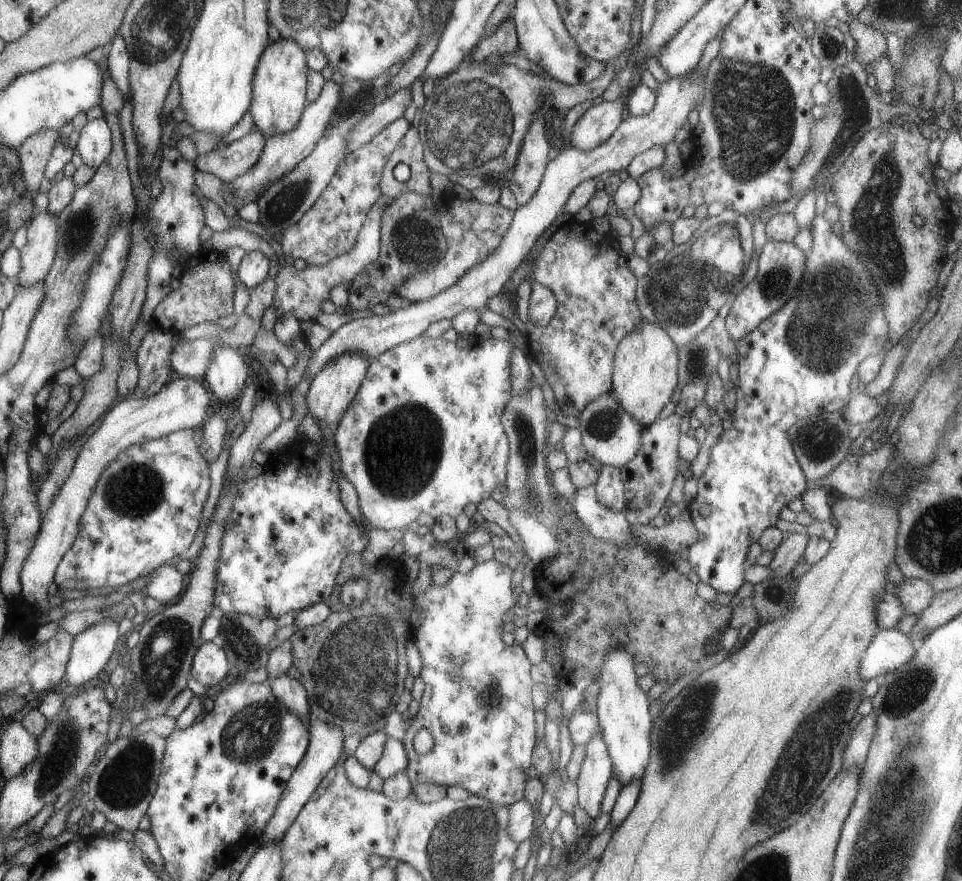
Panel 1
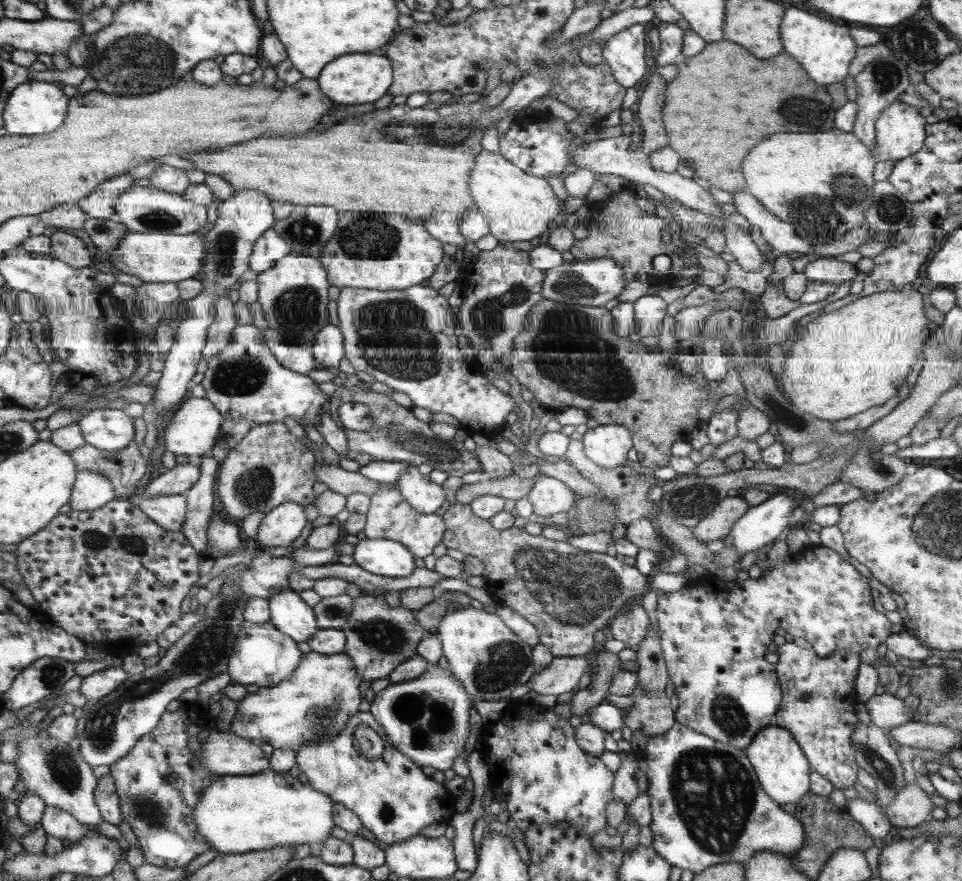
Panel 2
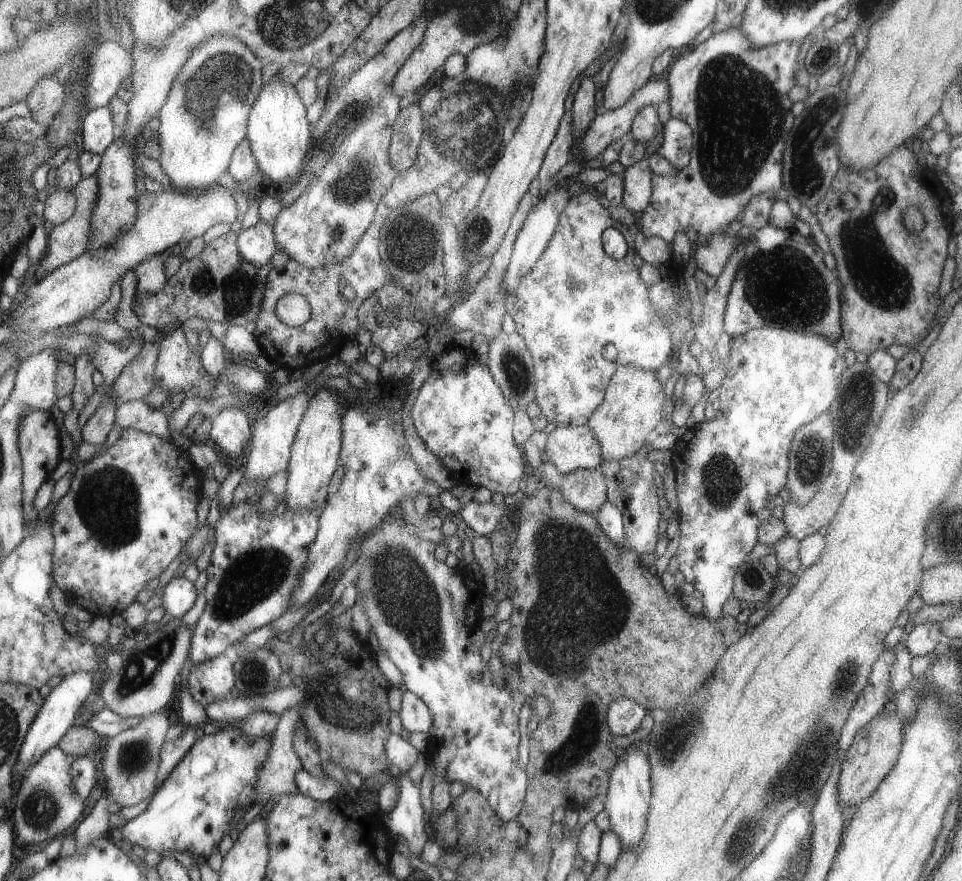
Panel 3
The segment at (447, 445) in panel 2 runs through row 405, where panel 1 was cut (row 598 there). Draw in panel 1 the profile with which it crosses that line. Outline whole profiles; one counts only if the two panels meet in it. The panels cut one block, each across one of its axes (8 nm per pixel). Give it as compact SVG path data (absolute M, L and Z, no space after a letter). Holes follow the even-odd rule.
M347 554L341 560L340 570L336 573L336 584L329 595L328 605L330 613L323 622L307 628L298 629L290 636L291 652L293 652L293 666L299 670L300 682L308 693L308 707L311 717L323 723L329 722L337 726L344 736L357 734L361 737L369 736L376 731L383 730L387 714L395 708L397 698L403 692L403 680L407 676L407 660L405 657L405 624L399 622L397 604L401 600L401 588L405 582L405 574L401 570L399 558L387 555L377 560L373 565L361 562L361 554ZM361 576L367 580L367 594L365 600L357 608L345 606L339 600L341 584L348 577Z

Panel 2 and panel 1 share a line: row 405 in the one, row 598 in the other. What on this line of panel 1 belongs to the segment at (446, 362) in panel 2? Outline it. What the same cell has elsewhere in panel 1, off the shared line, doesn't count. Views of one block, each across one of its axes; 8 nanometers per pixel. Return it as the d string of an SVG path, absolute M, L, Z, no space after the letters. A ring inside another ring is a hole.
M494 558L483 562L483 564L476 564L467 572L467 574L455 573L451 575L451 578L445 582L445 584L436 585L431 583L427 586L423 592L412 595L412 601L415 603L415 610L417 610L417 620L415 620L414 640L413 644L417 648L421 660L421 669L419 678L423 680L424 689L421 692L420 703L417 713L414 715L415 720L409 724L407 732L404 732L401 742L407 755L407 768L406 774L409 782L412 786L415 784L437 784L437 786L461 786L469 795L481 796L485 800L489 800L491 804L499 804L499 806L510 805L521 800L521 788L523 788L523 768L529 766L529 754L531 754L531 748L535 744L535 738L533 738L533 730L535 730L535 724L533 724L533 706L531 706L531 676L529 676L529 660L527 656L523 654L523 648L521 646L505 646L501 642L501 616L505 610L509 610L511 606L515 606L515 596L511 592L511 568L508 564L499 564ZM485 690L491 690L493 694L497 694L497 700L495 702L487 702L483 698L483 692ZM425 728L429 730L433 739L433 745L427 753L419 754L413 750L412 742L413 736L420 730Z

